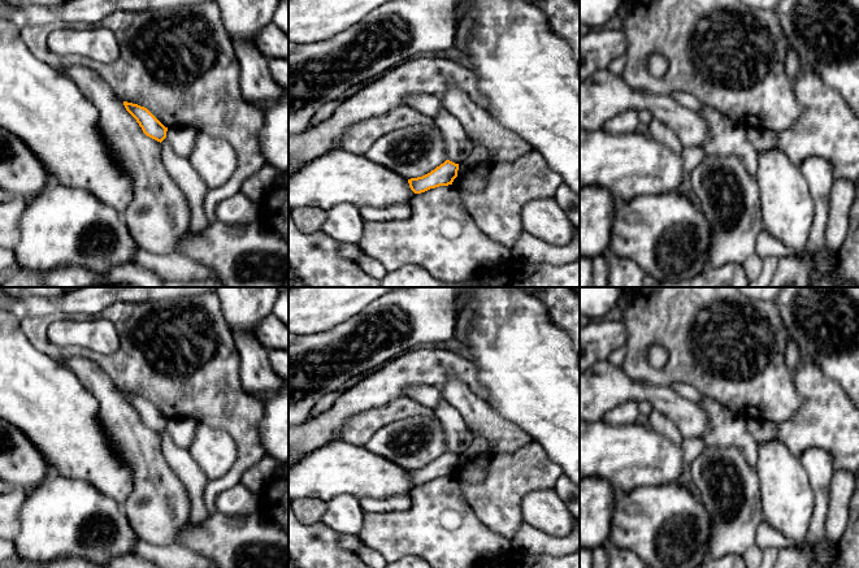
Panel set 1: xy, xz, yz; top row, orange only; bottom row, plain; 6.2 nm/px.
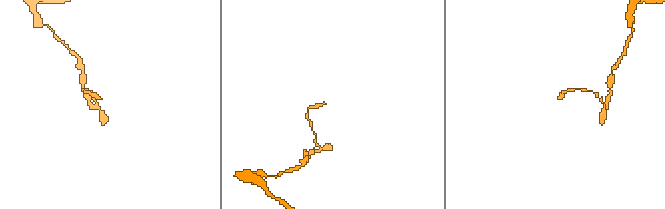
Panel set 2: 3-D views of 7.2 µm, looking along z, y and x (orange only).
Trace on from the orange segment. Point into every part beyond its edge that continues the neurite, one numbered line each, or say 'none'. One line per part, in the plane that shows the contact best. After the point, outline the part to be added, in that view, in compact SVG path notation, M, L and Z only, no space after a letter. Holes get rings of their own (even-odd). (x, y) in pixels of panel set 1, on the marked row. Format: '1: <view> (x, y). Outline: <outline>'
none

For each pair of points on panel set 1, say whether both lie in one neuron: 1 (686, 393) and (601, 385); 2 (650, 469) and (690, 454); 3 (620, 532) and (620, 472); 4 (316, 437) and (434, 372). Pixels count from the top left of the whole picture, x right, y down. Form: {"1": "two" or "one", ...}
{"1": "two", "2": "two", "3": "two", "4": "one"}

